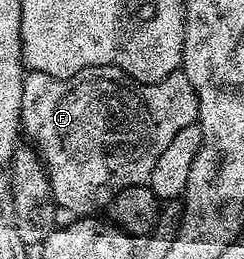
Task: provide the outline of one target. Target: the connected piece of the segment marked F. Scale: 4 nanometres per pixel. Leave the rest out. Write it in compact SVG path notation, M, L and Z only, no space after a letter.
M104 65L103 67L87 67L79 71L79 75L74 77L52 77L43 75L43 71L26 72L23 79L23 107L21 108L21 128L24 136L29 136L37 153L40 154L41 163L45 166L45 171L49 177L50 191L52 198L58 206L69 215L93 215L98 211L104 210L108 202L117 196L119 191L123 191L132 185L144 185L151 175L151 167L155 167L155 162L159 160L159 154L171 143L171 138L175 136L175 131L183 131L183 127L194 124L197 119L197 96L191 87L191 83L185 77L185 74L178 71L167 75L159 83L145 85L142 81L133 81L125 72L114 65Z

